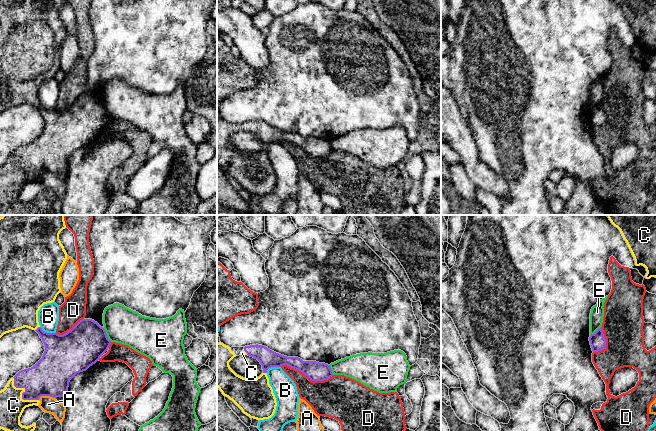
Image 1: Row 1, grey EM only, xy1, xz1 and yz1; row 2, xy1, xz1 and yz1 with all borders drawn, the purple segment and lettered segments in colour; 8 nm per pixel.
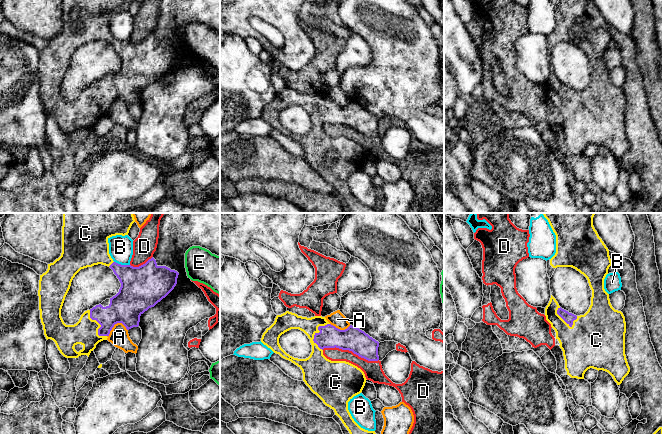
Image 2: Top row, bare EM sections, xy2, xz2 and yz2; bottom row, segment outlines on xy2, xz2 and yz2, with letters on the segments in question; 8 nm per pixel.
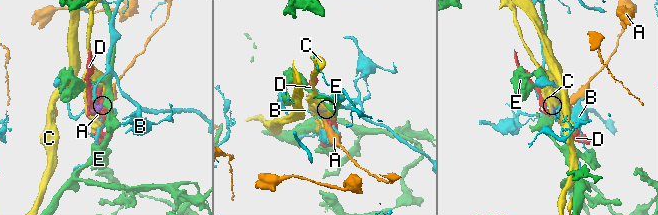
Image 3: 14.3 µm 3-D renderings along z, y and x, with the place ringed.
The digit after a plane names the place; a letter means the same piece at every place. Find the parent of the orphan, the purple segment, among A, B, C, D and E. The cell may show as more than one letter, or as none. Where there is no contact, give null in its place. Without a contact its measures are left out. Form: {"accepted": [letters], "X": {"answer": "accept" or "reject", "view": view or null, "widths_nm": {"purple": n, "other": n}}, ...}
{"accepted": ["C"], "A": {"answer": "reject", "view": "xy2", "widths_nm": {"purple": 280, "other": 160}}, "B": {"answer": "reject", "view": "xy1", "widths_nm": {"purple": 340, "other": 180}}, "C": {"answer": "accept", "view": "xy1", "widths_nm": {"purple": 300, "other": 200}}, "D": {"answer": "reject", "view": "xz2", "widths_nm": {"purple": 190, "other": 150}}, "E": {"answer": "reject", "view": "xy1", "widths_nm": {"purple": 340, "other": 280}}}

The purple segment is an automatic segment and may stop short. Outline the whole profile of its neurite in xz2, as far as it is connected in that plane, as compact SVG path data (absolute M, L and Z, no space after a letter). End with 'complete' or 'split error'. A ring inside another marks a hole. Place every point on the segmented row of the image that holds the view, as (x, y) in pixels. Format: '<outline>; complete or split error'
M286 311L276 316L274 323L263 333L261 342L302 370L305 384L334 410L350 434L376 434L361 428L348 410L348 402L365 386L367 379L364 372L349 362L327 359L323 349L336 347L352 351L368 361L378 361L378 341L352 325L340 330L325 317L307 318ZM291 329L303 331L310 339L312 352L308 358L294 358L281 348L280 336Z; split error

